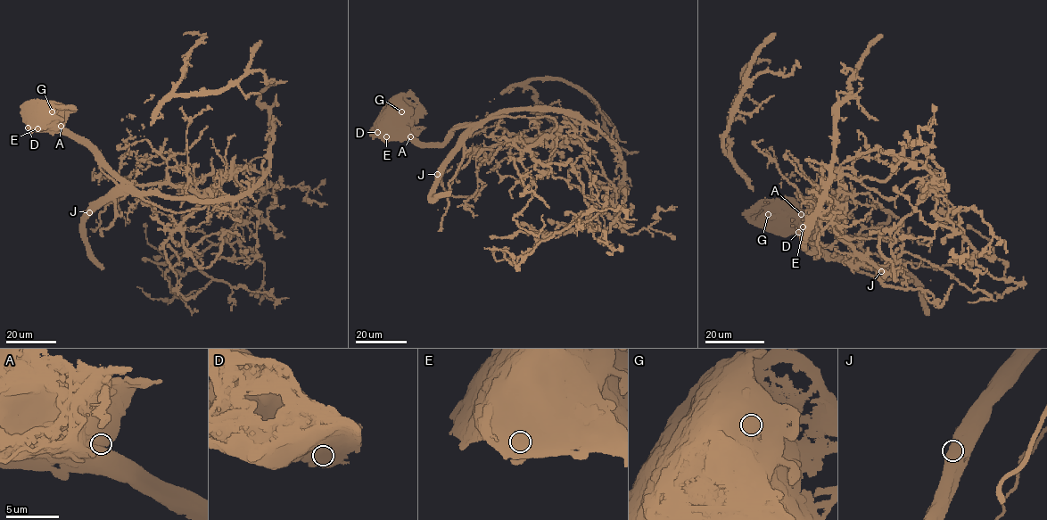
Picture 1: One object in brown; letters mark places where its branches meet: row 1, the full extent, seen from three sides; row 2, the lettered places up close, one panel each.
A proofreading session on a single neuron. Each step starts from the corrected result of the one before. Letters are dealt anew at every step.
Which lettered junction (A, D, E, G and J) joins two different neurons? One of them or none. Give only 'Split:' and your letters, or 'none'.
Split: A

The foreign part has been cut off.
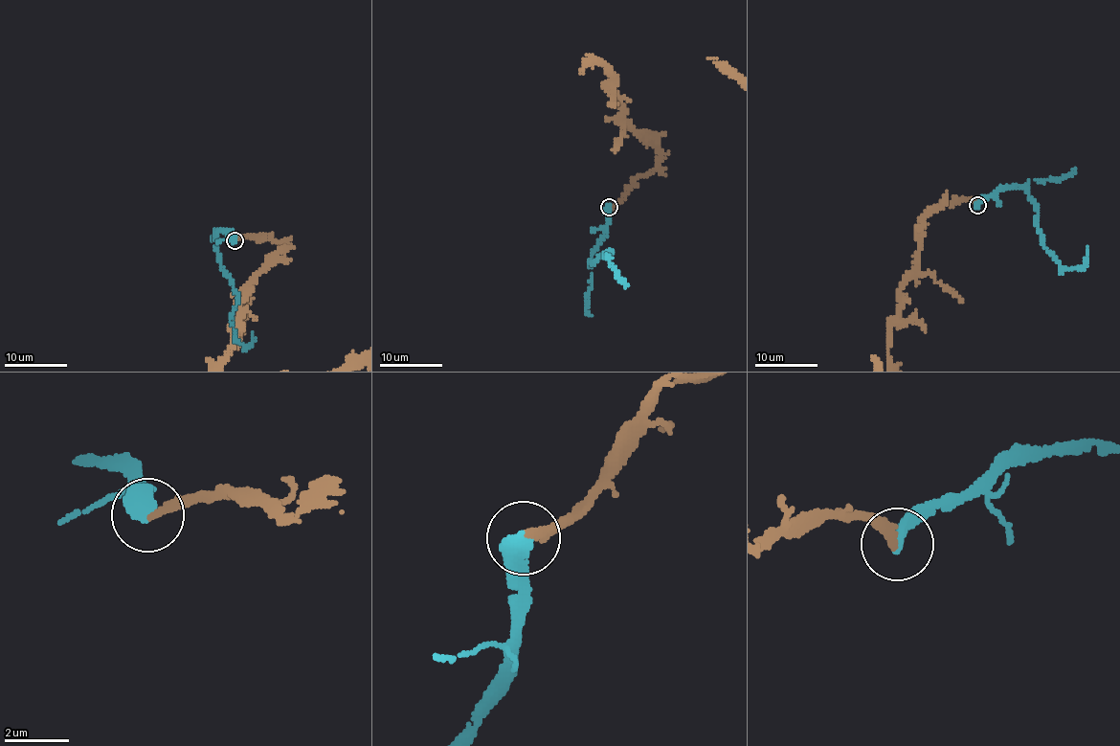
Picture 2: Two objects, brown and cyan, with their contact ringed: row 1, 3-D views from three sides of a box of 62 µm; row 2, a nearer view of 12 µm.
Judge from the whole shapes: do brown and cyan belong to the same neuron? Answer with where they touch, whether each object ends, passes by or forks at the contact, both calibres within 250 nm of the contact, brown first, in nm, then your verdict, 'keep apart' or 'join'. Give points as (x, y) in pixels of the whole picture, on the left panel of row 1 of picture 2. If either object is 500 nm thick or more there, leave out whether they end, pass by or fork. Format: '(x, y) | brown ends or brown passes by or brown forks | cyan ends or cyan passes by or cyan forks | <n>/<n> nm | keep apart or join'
(235, 240) | brown ends | cyan ends | 240/440 nm | join

